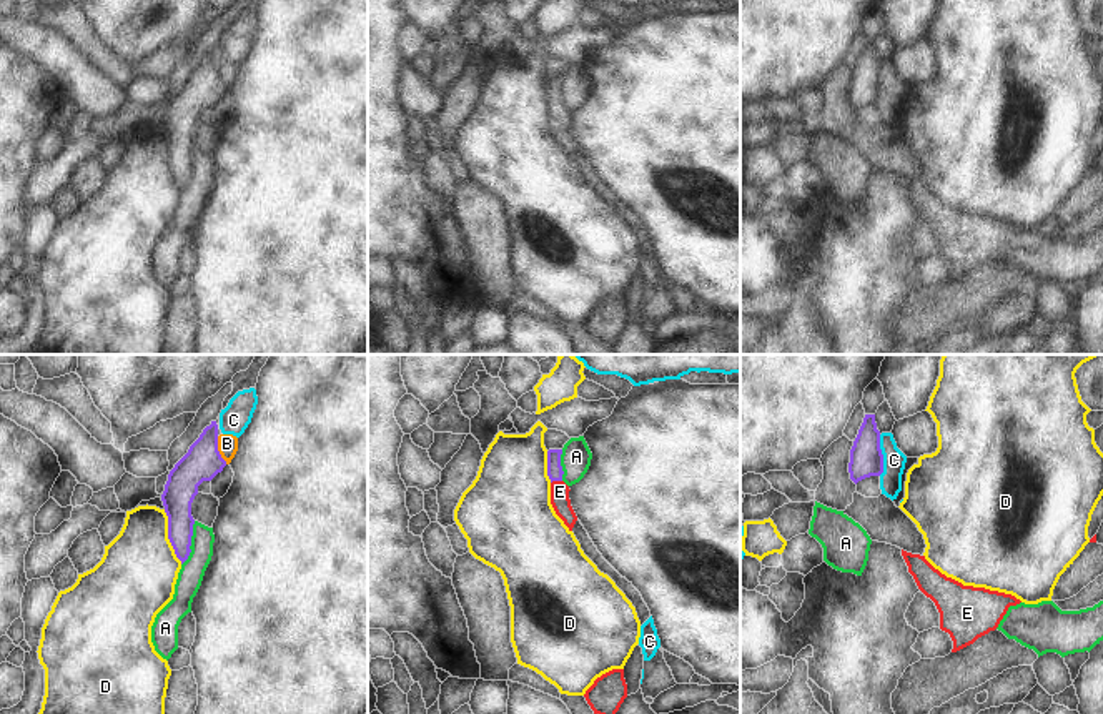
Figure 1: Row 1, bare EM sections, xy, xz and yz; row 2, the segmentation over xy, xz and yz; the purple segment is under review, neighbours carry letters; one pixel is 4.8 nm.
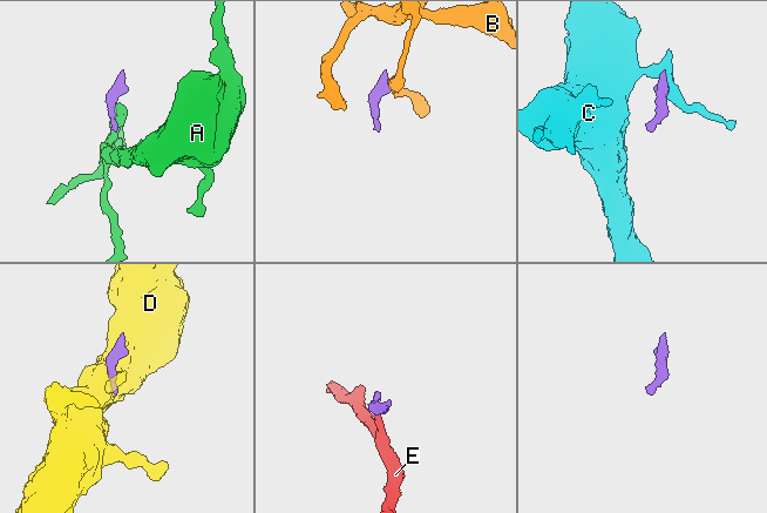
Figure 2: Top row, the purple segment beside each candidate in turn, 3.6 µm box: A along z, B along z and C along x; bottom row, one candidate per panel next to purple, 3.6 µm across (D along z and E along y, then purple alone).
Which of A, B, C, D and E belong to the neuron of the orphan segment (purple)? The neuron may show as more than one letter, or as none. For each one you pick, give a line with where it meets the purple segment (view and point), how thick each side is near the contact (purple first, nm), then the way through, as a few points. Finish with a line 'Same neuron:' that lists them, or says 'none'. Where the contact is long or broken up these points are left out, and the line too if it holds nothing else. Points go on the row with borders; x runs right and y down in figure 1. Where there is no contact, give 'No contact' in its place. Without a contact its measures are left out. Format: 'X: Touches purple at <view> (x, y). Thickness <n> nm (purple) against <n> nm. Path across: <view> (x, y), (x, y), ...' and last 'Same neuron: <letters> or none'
E: Touches purple at xz (556, 480). Thickness 80 nm (purple) against 100 nm. Path across: xz (554, 470), (556, 480), (559, 491)
Same neuron: E.

